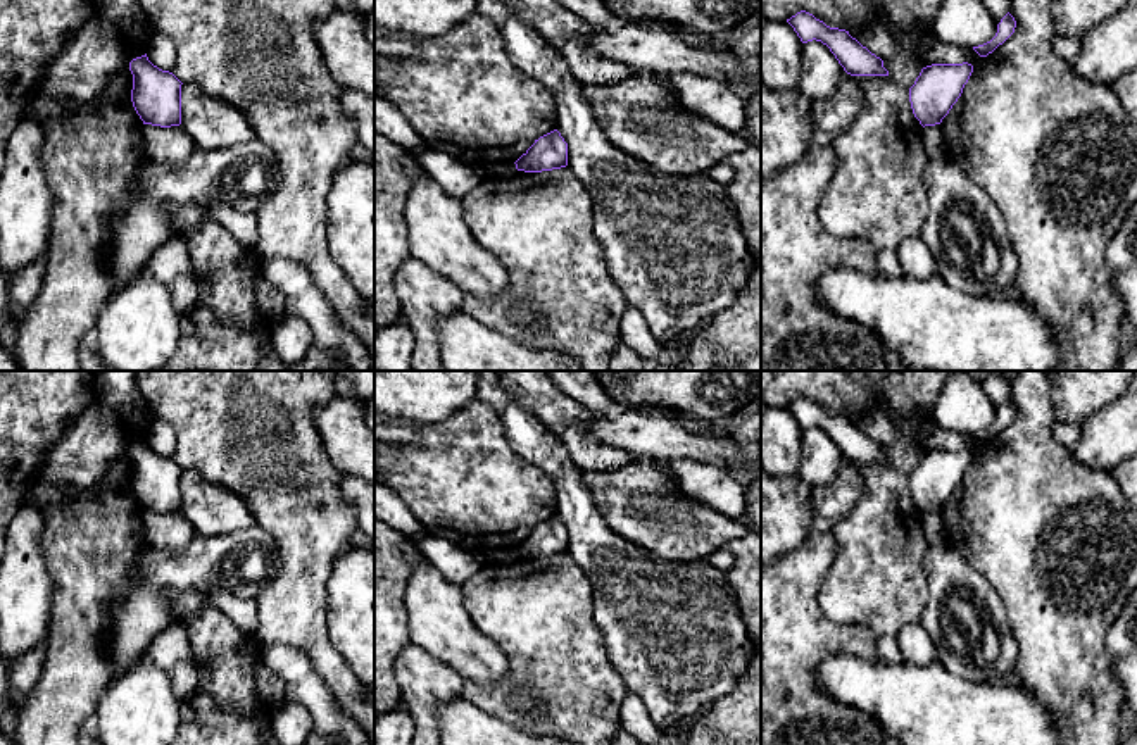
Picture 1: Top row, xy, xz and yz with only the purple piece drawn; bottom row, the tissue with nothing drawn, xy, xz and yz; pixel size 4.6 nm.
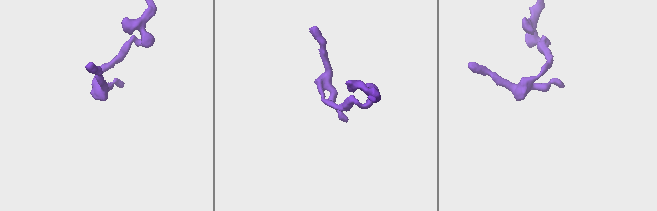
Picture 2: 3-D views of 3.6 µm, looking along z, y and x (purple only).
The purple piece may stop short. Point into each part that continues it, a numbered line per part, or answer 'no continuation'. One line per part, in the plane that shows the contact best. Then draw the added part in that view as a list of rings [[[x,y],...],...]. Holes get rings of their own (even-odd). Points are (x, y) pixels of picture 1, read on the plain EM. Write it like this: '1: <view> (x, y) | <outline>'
no continuation

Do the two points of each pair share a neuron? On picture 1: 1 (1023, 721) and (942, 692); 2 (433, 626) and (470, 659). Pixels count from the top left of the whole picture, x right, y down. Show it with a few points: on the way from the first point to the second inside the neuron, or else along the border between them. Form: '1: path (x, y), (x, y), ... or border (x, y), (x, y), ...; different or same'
1: path (1003, 721), (972, 721), (963, 713); same
2: path (442, 632), (461, 651); same

